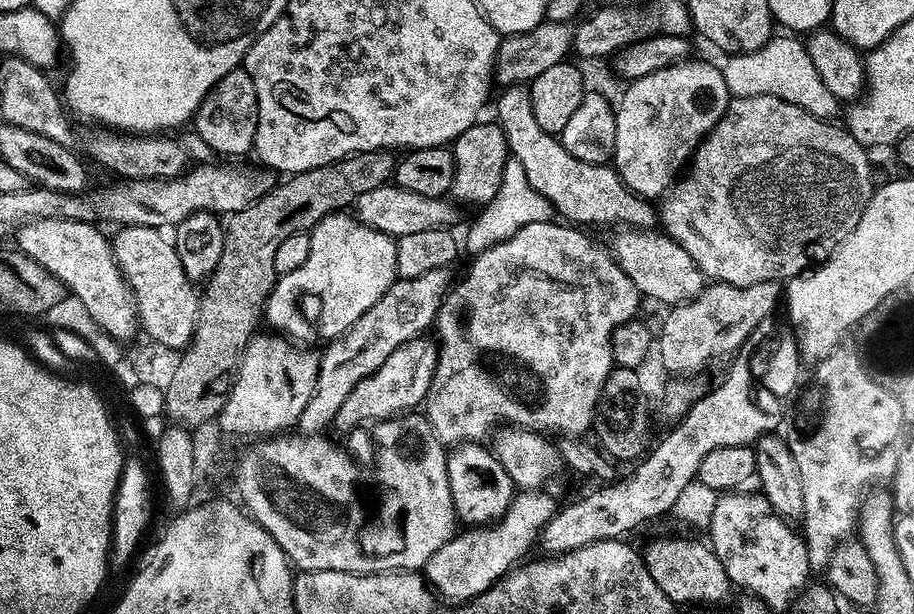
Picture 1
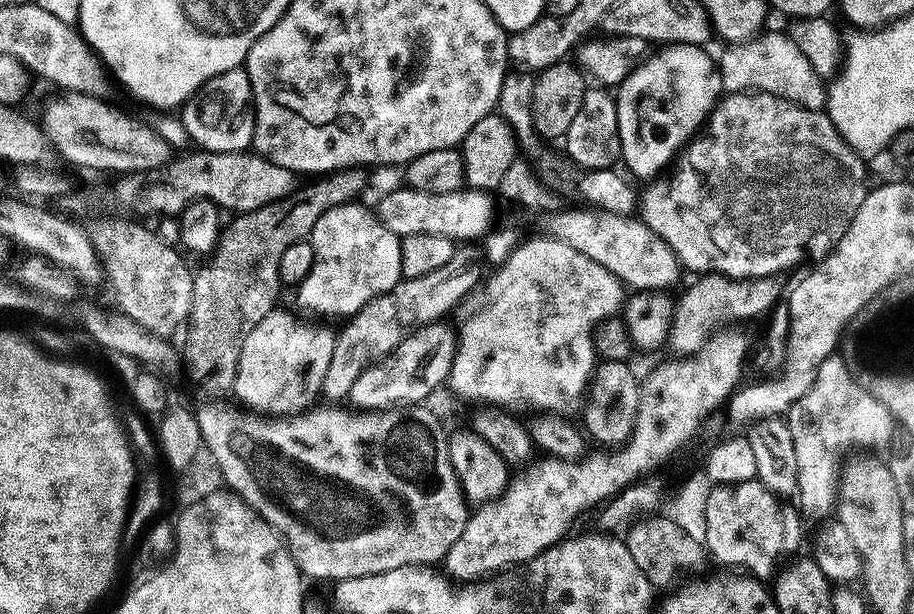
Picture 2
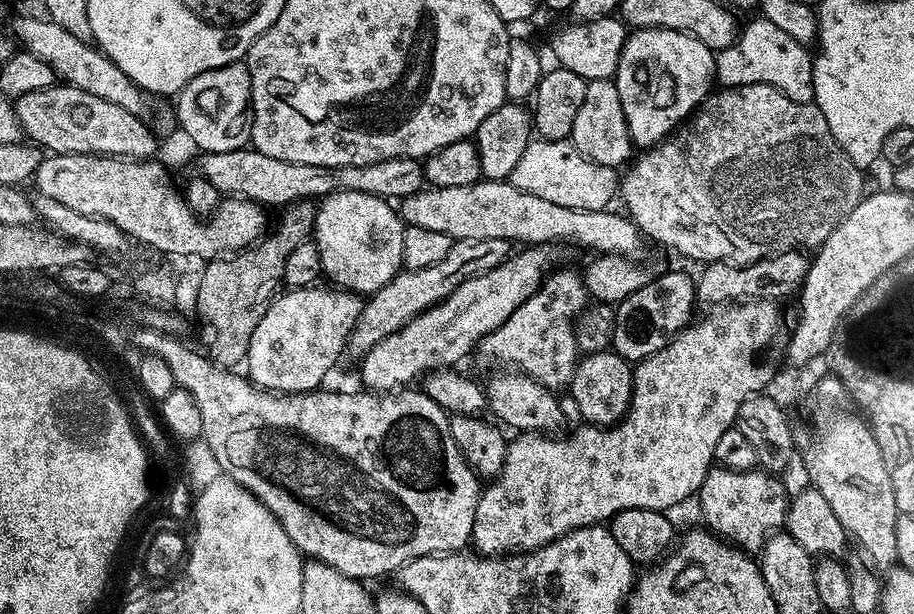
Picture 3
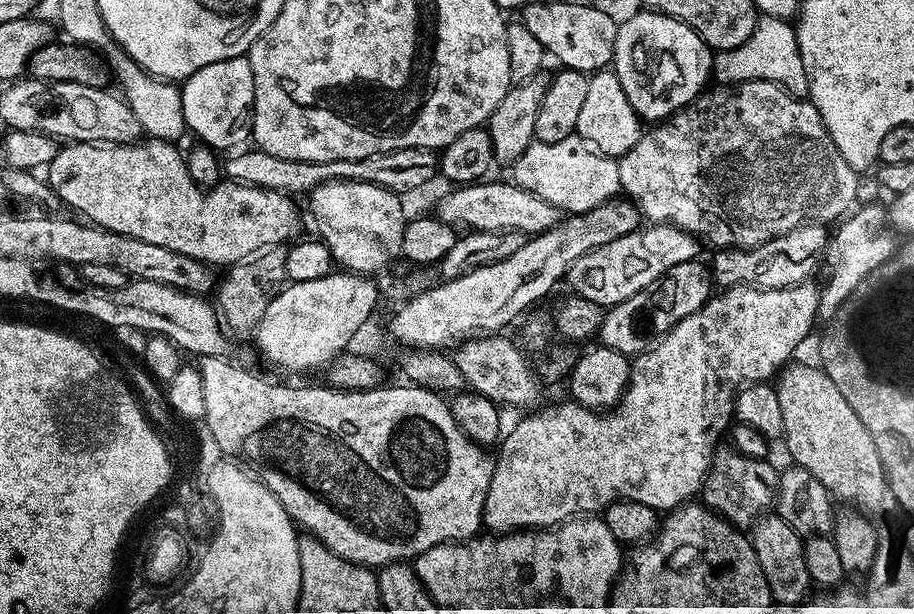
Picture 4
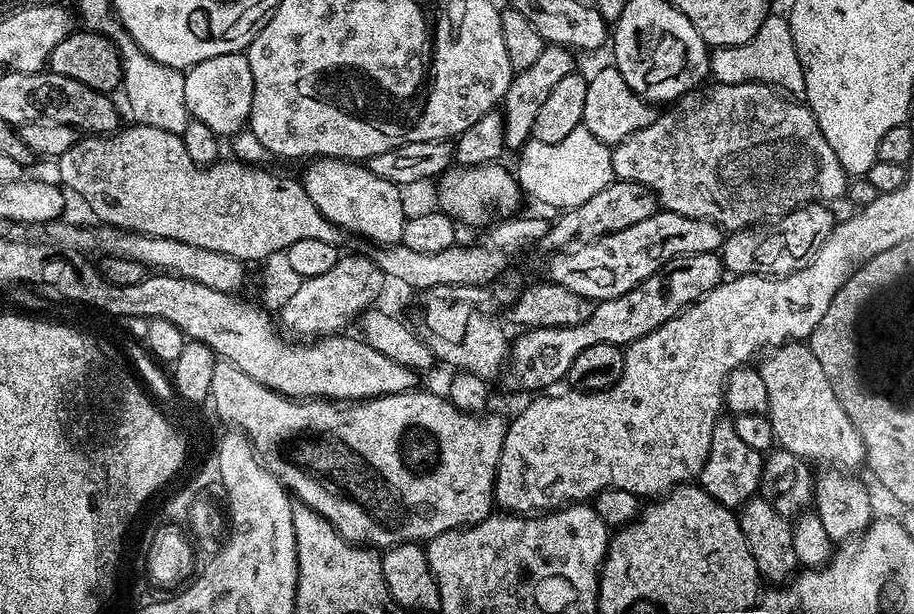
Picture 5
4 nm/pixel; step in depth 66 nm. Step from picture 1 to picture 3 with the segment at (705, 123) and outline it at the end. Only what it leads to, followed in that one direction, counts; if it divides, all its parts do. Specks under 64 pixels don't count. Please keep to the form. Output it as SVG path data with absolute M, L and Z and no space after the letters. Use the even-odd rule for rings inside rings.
M669 28L629 31L618 60L614 83L633 145L647 150L672 135L708 99L714 88L715 75L713 49L689 32Z

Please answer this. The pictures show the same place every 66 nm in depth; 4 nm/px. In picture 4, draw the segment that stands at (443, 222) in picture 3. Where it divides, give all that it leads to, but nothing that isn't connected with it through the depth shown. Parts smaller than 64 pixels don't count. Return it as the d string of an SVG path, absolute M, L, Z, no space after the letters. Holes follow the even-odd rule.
M477 182L453 187L452 193L441 204L439 201L439 220L473 232L522 232L525 234L545 232L560 223L562 212L550 202L543 201L538 195L531 193L530 190L522 189L513 182L488 183Z

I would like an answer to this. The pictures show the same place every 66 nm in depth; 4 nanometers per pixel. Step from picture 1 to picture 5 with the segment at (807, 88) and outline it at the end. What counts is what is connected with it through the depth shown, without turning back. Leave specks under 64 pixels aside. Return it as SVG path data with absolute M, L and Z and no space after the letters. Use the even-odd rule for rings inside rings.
M769 14L762 22L758 34L750 38L750 42L712 48L710 76L717 84L771 84L789 97L803 97L802 62L798 62L798 50L794 50L794 38L790 34L787 15Z

